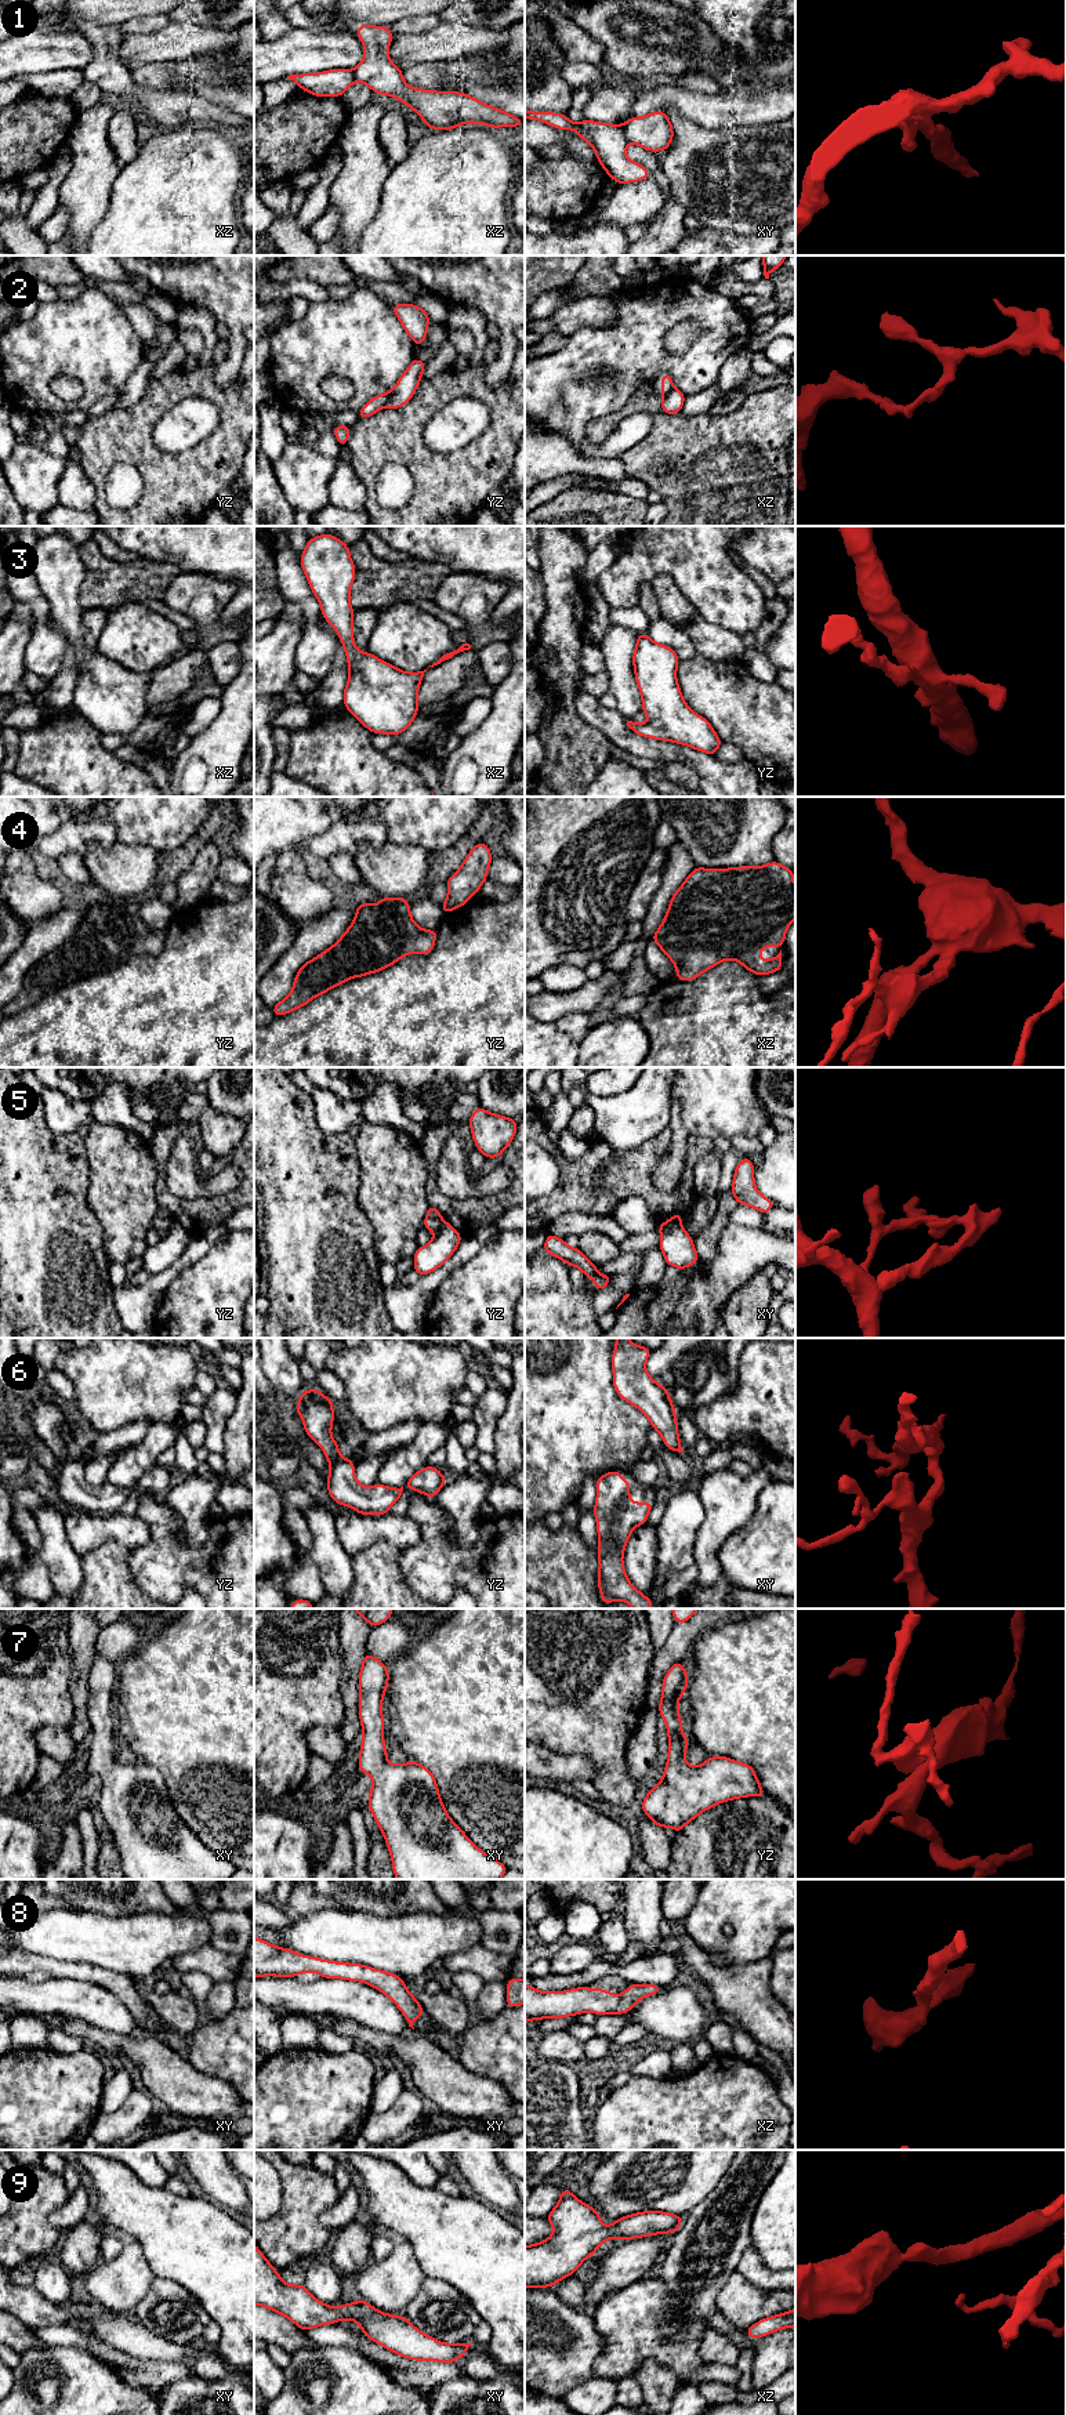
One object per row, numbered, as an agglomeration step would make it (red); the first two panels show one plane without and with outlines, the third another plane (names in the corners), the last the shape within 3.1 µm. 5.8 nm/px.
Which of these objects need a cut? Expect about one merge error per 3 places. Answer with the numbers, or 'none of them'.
1, 2, 5

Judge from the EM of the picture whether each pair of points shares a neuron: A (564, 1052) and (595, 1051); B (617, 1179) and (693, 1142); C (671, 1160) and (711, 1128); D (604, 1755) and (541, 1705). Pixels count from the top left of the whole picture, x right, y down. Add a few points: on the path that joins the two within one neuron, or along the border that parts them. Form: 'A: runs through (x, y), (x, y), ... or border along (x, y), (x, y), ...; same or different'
A: border along (580, 1041), (577, 1052); different
B: runs through (645, 1189), (674, 1196), (688, 1170); same
C: border along (678, 1103), (681, 1108), (681, 1121), (691, 1134); different
D: runs through (588, 1740), (557, 1708); same

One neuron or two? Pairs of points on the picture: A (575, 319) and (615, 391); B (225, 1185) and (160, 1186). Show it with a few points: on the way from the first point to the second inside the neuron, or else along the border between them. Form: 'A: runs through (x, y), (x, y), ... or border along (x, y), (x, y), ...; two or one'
A: border along (612, 321), (598, 326), (582, 326), (568, 337); two
B: border along (169, 1153), (166, 1185), (177, 1196), (198, 1200); two

